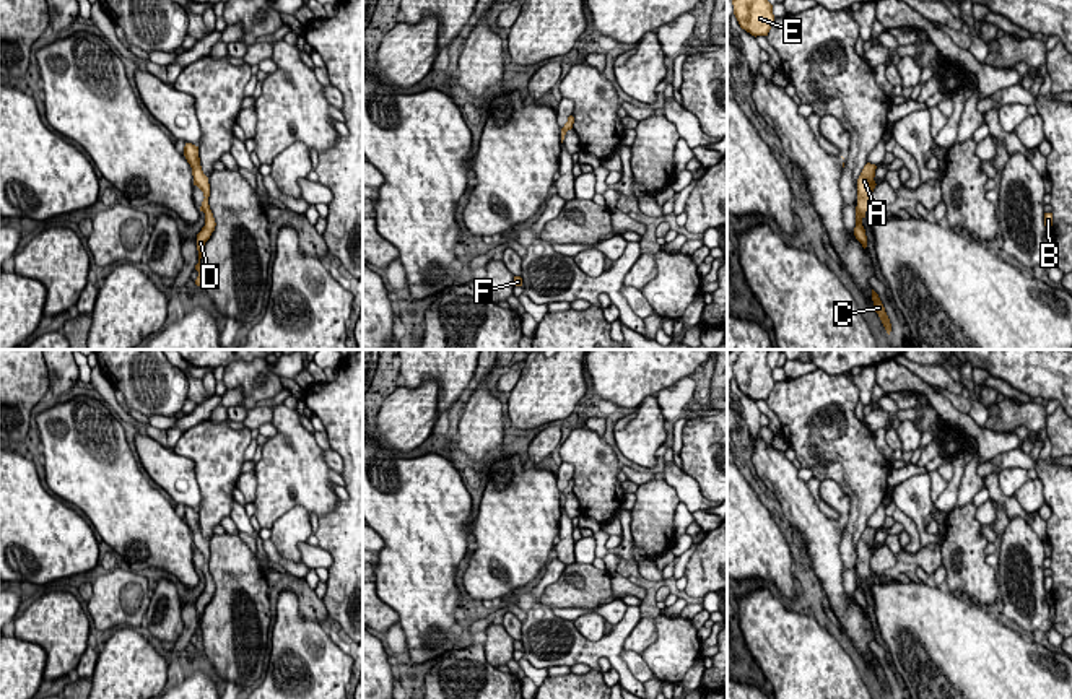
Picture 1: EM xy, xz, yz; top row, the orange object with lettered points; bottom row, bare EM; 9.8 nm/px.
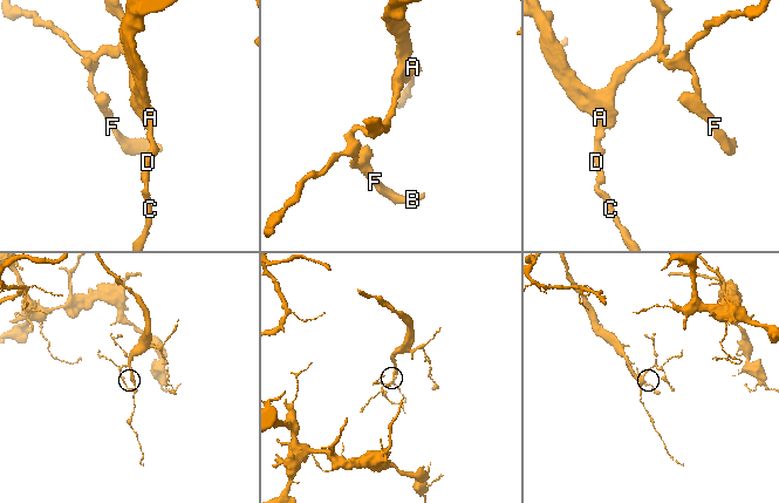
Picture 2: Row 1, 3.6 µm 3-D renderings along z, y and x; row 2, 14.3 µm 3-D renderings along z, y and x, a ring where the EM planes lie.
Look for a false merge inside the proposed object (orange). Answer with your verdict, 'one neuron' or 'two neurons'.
one neuron

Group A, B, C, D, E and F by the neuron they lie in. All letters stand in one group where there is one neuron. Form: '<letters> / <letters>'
A B C D E F

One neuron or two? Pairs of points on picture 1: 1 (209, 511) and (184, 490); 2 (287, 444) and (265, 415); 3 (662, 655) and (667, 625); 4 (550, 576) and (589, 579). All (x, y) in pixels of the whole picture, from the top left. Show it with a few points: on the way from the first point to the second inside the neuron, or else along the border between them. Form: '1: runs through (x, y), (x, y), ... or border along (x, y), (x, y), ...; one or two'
1: border along (192, 465), (196, 483), (200, 490), (199, 509); two
2: border along (274, 408), (270, 421); two
3: runs through (667, 647), (667, 633); one
4: border along (566, 564), (539, 600); two

